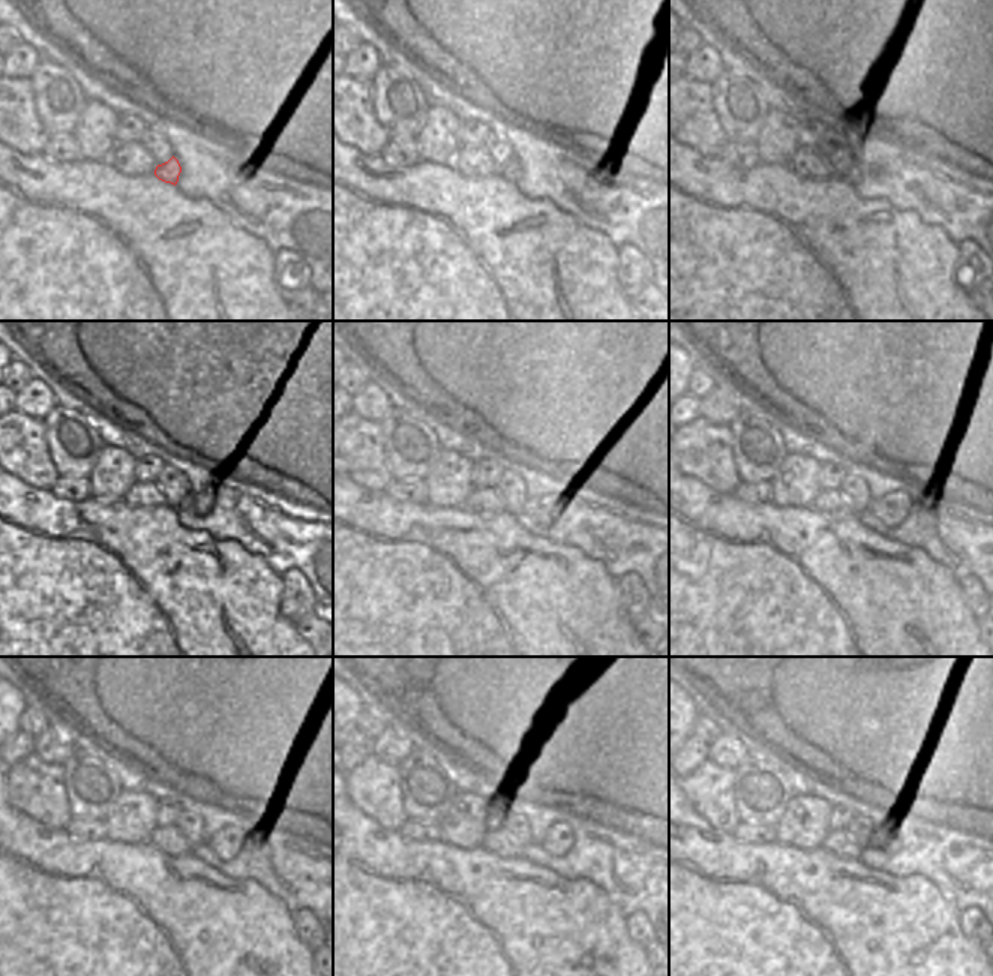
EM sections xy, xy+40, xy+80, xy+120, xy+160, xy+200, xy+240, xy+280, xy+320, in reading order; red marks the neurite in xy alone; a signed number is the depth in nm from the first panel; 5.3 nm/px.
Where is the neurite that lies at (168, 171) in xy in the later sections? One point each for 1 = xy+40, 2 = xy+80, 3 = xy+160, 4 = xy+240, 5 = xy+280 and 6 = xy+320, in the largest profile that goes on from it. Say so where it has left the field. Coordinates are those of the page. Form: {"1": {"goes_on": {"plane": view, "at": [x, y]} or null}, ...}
{"1": {"goes_on": {"plane": "xy+40", "at": [510, 171]}}, "2": {"goes_on": {"plane": "xy+80", "at": [849, 171]}}, "3": {"goes_on": {"plane": "xy+160", "at": [554, 508]}}, "4": {"goes_on": {"plane": "xy+240", "at": [222, 843]}}, "5": {"goes_on": {"plane": "xy+280", "at": [558, 838]}}, "6": {"goes_on": {"plane": "xy+320", "at": [896, 840]}}}

